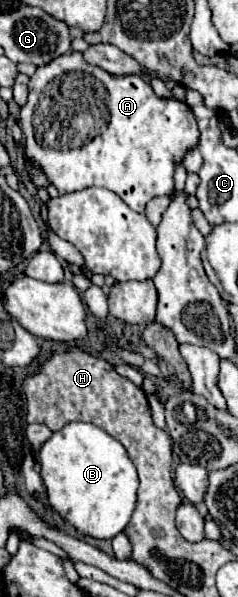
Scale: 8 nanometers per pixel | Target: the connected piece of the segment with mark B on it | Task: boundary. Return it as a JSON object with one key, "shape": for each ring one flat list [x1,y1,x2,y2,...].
{"shape":[[71,422,43,444,39,462,51,508,81,534,103,540,125,530,135,510,139,478,121,442,93,424]]}

